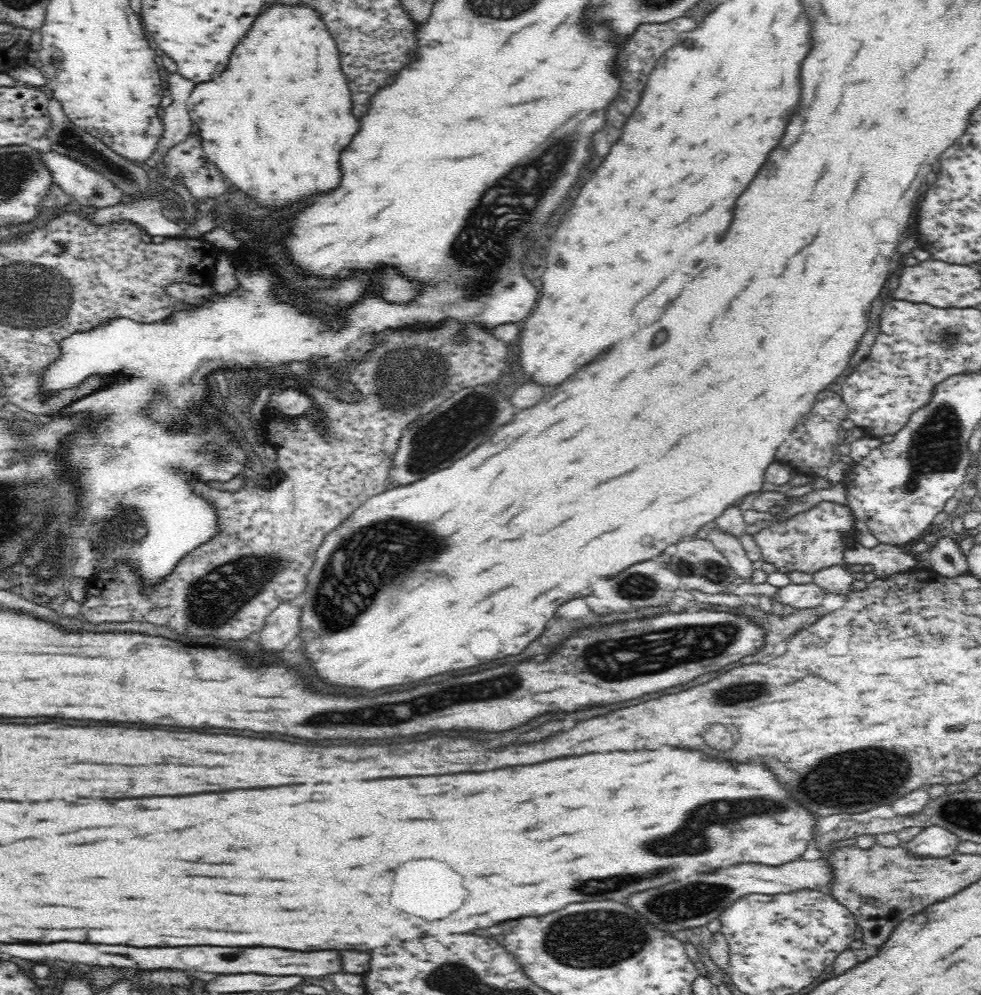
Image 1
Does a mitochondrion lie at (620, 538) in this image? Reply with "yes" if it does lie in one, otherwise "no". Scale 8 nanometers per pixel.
no

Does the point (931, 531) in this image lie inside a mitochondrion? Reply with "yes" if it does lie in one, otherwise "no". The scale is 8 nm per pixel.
no

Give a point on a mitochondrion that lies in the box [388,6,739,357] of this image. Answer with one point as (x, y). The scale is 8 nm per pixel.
(483, 245)

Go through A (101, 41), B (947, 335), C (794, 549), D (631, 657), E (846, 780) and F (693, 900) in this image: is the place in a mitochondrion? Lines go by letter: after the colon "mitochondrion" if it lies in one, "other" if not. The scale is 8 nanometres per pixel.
A: other
B: mitochondrion
C: other
D: mitochondrion
E: mitochondrion
F: mitochondrion

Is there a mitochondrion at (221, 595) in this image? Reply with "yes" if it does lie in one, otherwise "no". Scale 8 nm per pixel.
yes

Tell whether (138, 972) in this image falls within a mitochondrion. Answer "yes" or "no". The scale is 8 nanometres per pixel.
no

